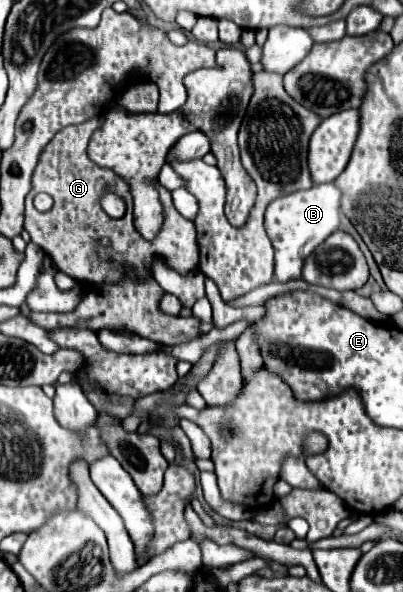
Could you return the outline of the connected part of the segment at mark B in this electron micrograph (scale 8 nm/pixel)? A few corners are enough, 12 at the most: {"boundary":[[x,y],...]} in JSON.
{"boundary":[[326,183],[278,197],[264,225],[276,281],[340,225],[340,191]]}

